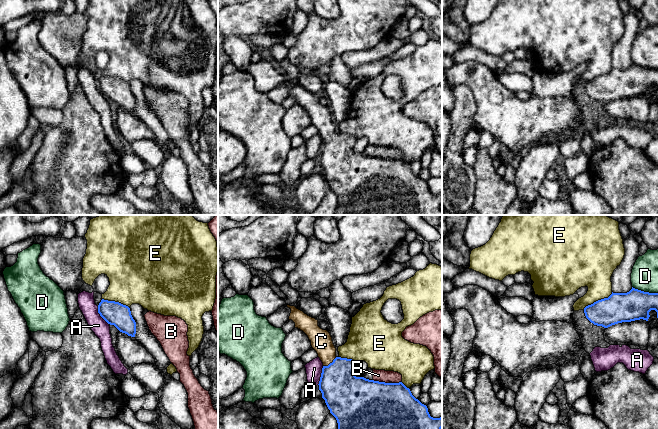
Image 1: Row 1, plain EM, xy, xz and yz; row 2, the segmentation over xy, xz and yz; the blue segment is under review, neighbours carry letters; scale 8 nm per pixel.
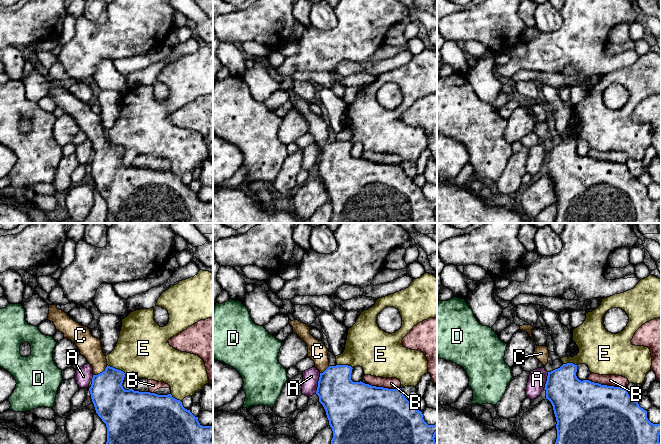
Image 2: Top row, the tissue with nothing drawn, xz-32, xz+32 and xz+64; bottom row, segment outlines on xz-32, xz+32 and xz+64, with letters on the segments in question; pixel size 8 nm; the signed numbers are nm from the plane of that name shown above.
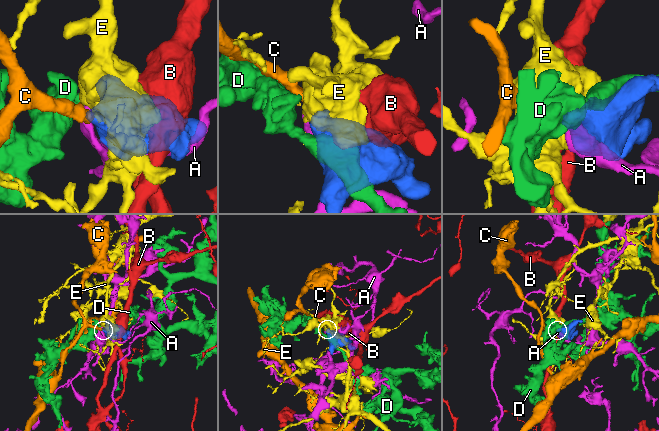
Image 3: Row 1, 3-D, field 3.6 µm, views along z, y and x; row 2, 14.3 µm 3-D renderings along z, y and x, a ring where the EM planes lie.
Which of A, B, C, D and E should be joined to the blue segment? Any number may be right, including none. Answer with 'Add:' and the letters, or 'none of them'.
Add: C

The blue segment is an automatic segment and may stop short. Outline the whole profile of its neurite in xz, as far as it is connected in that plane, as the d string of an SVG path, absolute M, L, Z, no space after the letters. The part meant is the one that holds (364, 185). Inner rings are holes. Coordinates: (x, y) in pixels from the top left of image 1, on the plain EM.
M295 82L287 83L291 85L289 96L308 112L323 139L318 161L322 174L338 199L335 215L442 215L442 193L431 193L427 182L416 175L402 158L385 159L356 153L356 138L336 132L332 113L318 102L318 96Z

